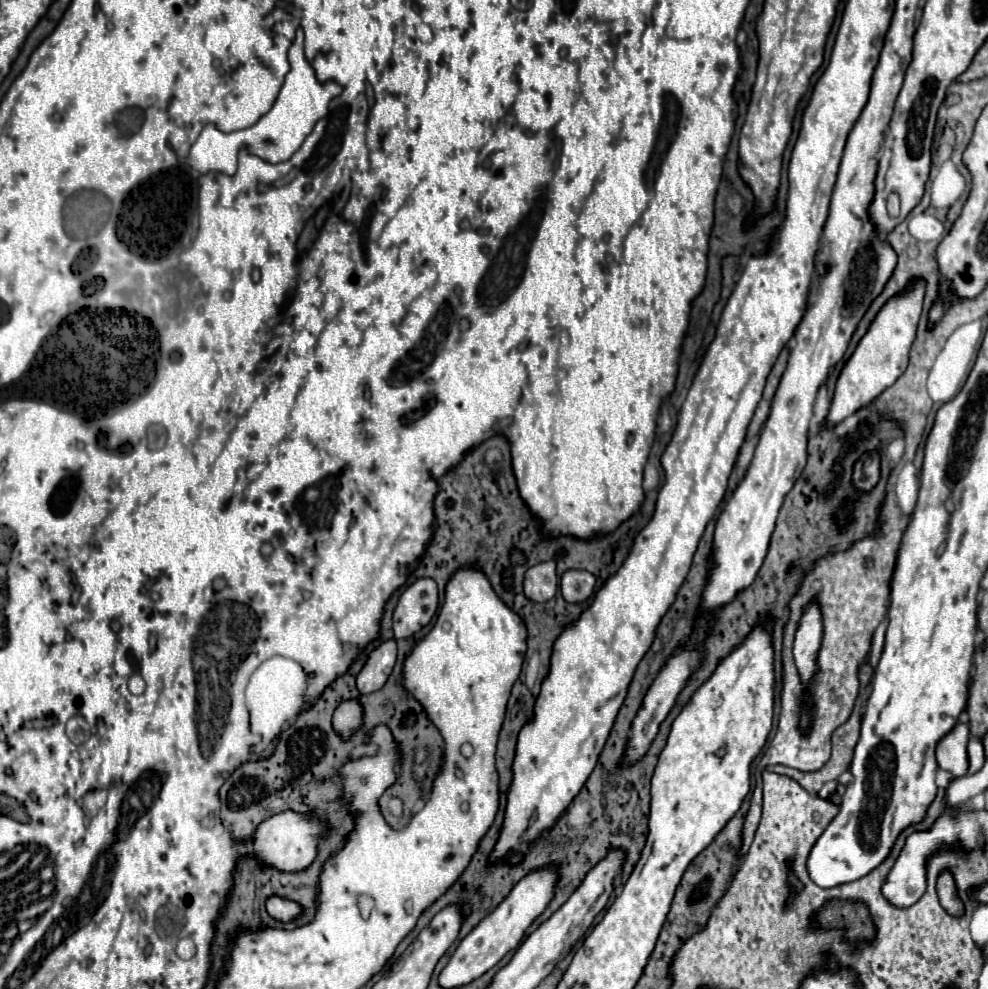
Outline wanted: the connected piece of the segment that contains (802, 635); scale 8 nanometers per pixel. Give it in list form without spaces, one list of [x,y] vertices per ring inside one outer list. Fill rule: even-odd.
[[[808,606],[800,620],[794,640],[794,658],[802,682],[810,682],[816,674],[816,654],[822,642],[822,618],[818,606]]]

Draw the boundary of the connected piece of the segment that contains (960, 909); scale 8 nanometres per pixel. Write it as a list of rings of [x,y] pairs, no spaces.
[[[944,870],[944,872],[938,874],[936,892],[938,892],[938,898],[940,898],[942,908],[950,916],[962,916],[964,914],[964,902],[958,896],[958,888],[956,888],[956,880],[954,880],[952,872]]]

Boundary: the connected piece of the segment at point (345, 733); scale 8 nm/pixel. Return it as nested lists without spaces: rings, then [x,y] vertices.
[[[358,698],[354,700],[344,700],[336,710],[334,710],[334,718],[332,718],[332,728],[334,732],[348,740],[364,722],[364,710]]]

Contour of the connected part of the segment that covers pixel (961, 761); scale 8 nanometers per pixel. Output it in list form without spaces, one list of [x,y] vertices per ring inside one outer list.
[[[956,724],[956,728],[938,742],[936,756],[942,770],[952,772],[952,776],[964,776],[968,772],[968,738],[970,730],[966,724]]]

